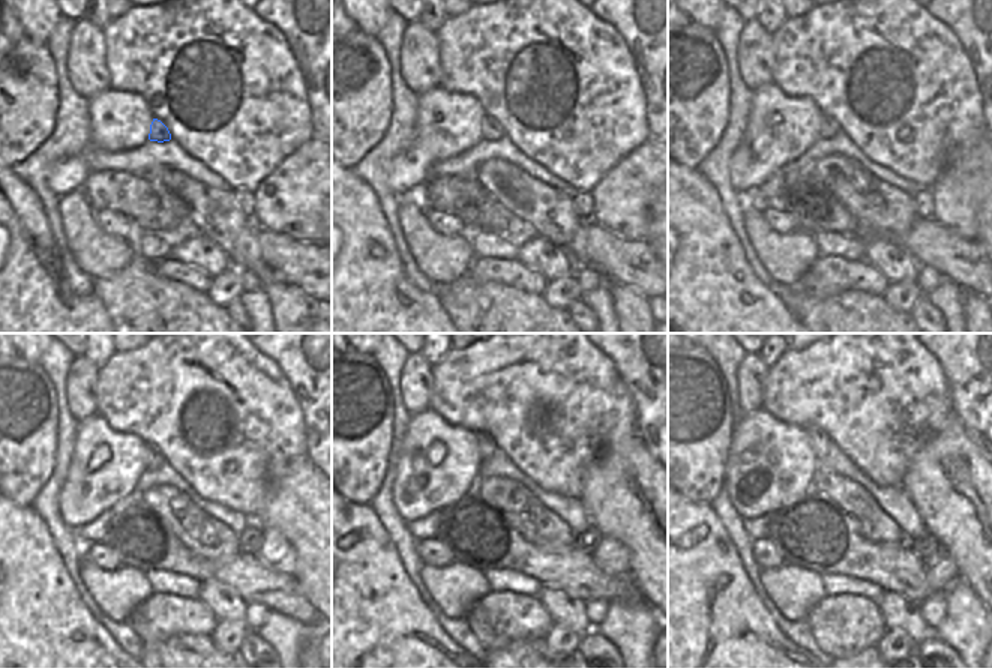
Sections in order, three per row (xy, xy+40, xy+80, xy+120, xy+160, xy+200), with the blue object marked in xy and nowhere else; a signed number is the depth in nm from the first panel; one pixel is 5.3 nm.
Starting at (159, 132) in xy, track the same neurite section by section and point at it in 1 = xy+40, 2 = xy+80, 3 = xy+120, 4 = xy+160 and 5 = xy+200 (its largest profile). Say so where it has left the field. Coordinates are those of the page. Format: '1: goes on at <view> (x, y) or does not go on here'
1: goes on at xy+40 (492, 131)
2: goes on at xy+80 (829, 128)
3: goes on at xy+120 (155, 458)
4: goes on at xy+160 (486, 445)
5: goes on at xy+200 (818, 439)

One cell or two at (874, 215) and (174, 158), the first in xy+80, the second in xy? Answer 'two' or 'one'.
two

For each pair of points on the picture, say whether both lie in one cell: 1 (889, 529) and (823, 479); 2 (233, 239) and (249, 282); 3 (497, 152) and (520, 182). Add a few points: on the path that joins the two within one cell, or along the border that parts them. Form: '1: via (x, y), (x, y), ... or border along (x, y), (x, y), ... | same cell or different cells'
1: via (872, 518), (845, 491), (839, 490) | same cell
2: border along (240, 269), (248, 269), (260, 281), (261, 287) | different cells
3: border along (473, 173), (488, 159), (505, 159), (535, 176) | different cells

